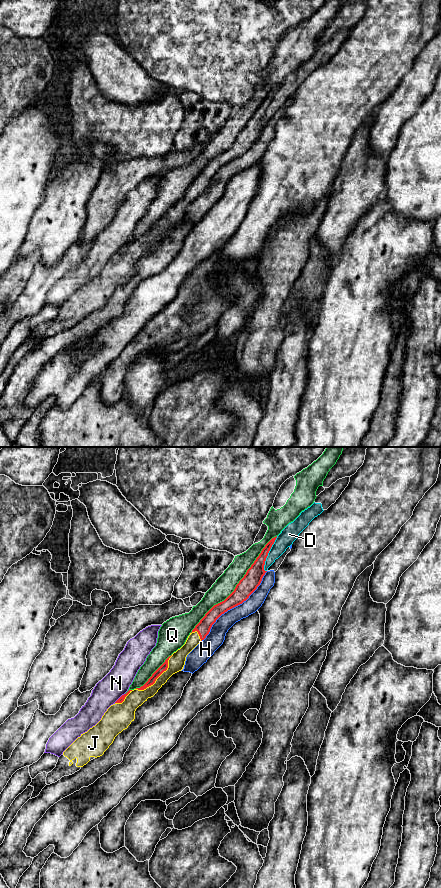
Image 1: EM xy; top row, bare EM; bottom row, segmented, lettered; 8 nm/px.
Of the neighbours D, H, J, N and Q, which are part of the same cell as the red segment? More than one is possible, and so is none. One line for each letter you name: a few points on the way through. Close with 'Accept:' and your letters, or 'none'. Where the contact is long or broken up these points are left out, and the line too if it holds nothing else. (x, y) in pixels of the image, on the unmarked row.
Accept: J

